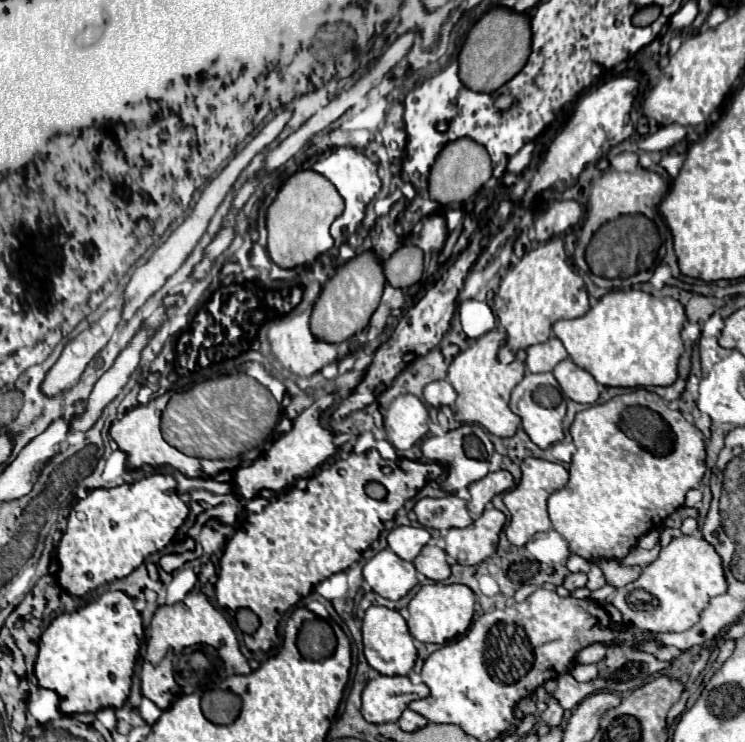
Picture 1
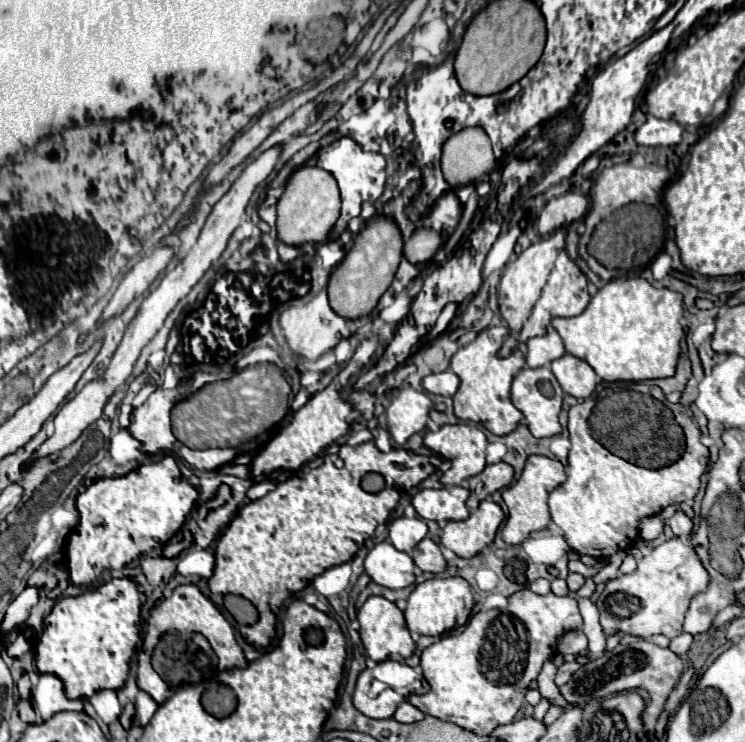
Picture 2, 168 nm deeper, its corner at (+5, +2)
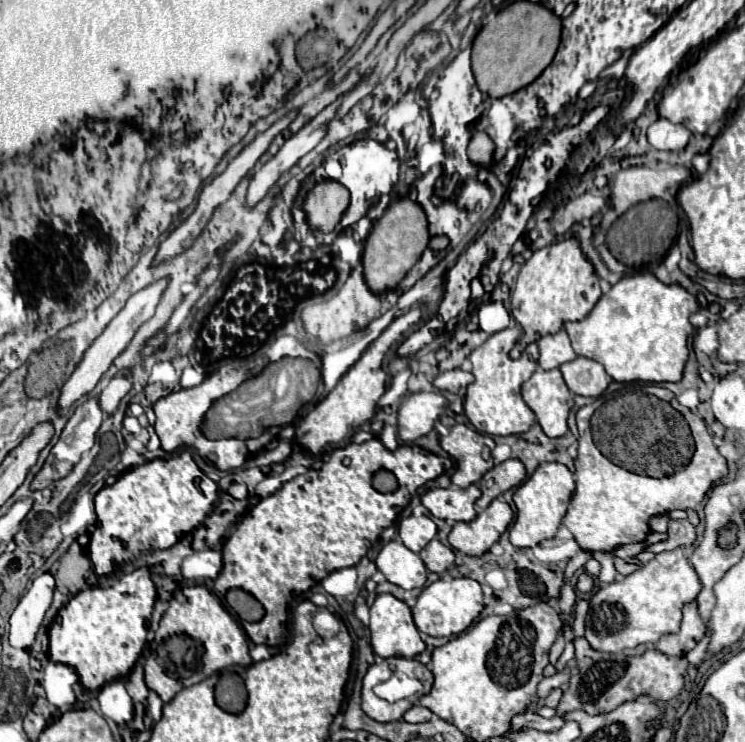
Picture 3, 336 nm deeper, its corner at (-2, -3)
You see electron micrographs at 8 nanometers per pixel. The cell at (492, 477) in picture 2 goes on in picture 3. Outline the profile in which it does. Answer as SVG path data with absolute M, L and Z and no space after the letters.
M508 459L496 467L492 467L480 481L478 487L482 489L482 497L476 501L478 507L486 509L492 499L502 495L504 491L520 485L526 479L526 469L520 459Z

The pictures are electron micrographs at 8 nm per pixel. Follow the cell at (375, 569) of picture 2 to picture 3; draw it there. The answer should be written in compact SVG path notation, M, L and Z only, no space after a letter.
M400 541L386 543L376 559L376 565L378 565L378 571L384 573L384 577L390 583L402 589L424 587L426 583L424 561Z

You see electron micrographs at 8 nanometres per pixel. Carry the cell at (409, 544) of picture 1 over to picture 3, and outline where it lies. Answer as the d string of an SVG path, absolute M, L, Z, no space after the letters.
M422 515L422 517L404 517L398 523L398 535L400 541L414 553L420 553L422 547L426 547L428 541L436 537L436 523Z

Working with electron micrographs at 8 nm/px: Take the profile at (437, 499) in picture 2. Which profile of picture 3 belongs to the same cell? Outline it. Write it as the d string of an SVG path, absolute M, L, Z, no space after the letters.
M470 485L466 489L430 489L422 495L422 505L438 519L444 521L472 521L476 517L474 503L480 497L480 489Z

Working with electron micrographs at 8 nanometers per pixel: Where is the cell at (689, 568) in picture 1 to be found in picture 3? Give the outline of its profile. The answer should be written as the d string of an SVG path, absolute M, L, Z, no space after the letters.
M684 549L662 551L634 573L602 585L590 599L586 617L586 641L592 649L618 653L640 643L656 643L666 633L676 633L682 621L684 603L700 593L700 581L694 567L688 563Z

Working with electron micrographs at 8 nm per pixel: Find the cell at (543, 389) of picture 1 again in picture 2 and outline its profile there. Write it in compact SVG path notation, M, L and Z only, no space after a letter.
M547 366L523 368L513 380L511 402L517 410L523 412L523 416L527 420L527 426L529 426L529 432L535 438L551 438L551 436L557 436L561 432L557 416L559 416L561 404L563 404L563 390L561 390L559 382L555 380L551 368L547 368Z

